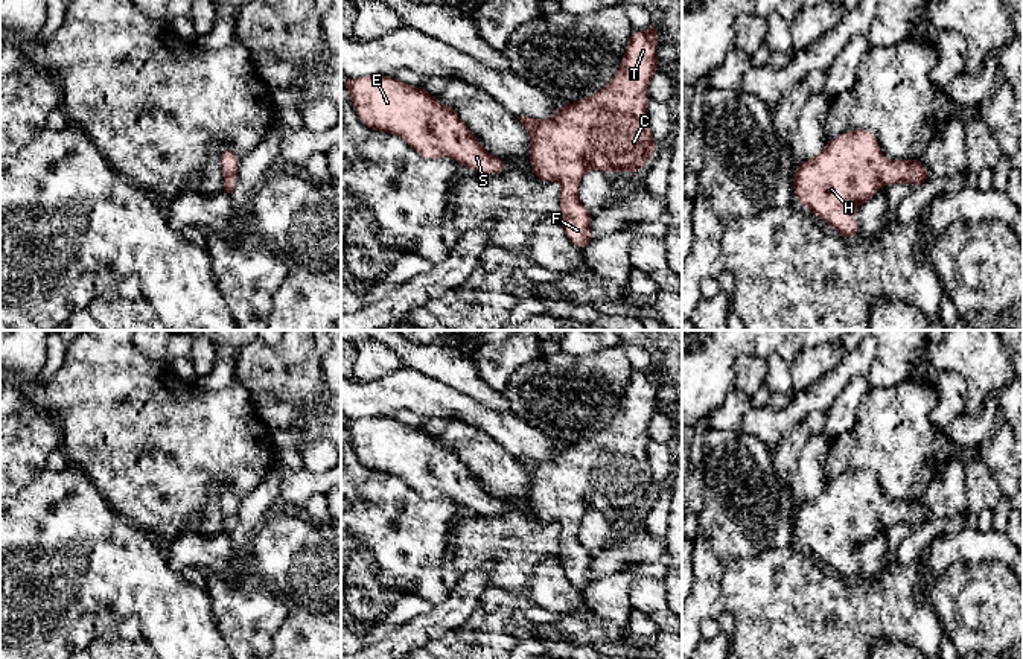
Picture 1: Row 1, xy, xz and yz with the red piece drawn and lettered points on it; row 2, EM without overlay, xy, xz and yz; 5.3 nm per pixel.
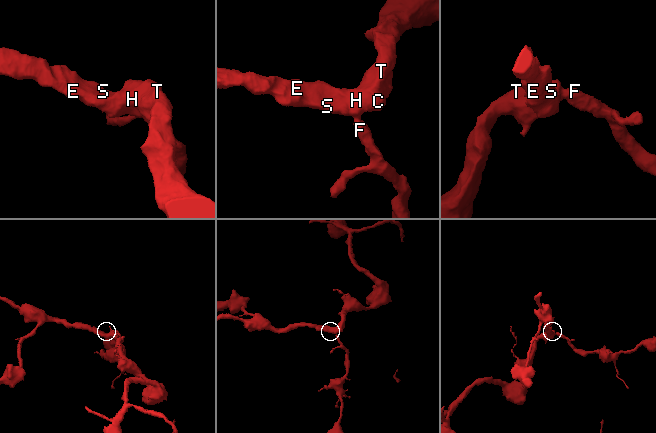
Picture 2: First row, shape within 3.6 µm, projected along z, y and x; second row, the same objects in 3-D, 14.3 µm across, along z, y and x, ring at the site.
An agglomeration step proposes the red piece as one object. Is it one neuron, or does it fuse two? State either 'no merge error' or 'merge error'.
no merge error

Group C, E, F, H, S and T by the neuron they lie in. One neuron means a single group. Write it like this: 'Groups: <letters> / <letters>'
Groups: C E F H S T

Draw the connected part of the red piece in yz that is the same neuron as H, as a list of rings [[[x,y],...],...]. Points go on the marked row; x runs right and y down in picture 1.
[[[871,129],[845,131],[811,160],[798,163],[793,193],[801,205],[836,228],[839,237],[859,233],[856,209],[881,192],[881,183],[909,183],[919,187],[930,181],[919,158],[884,158]]]

